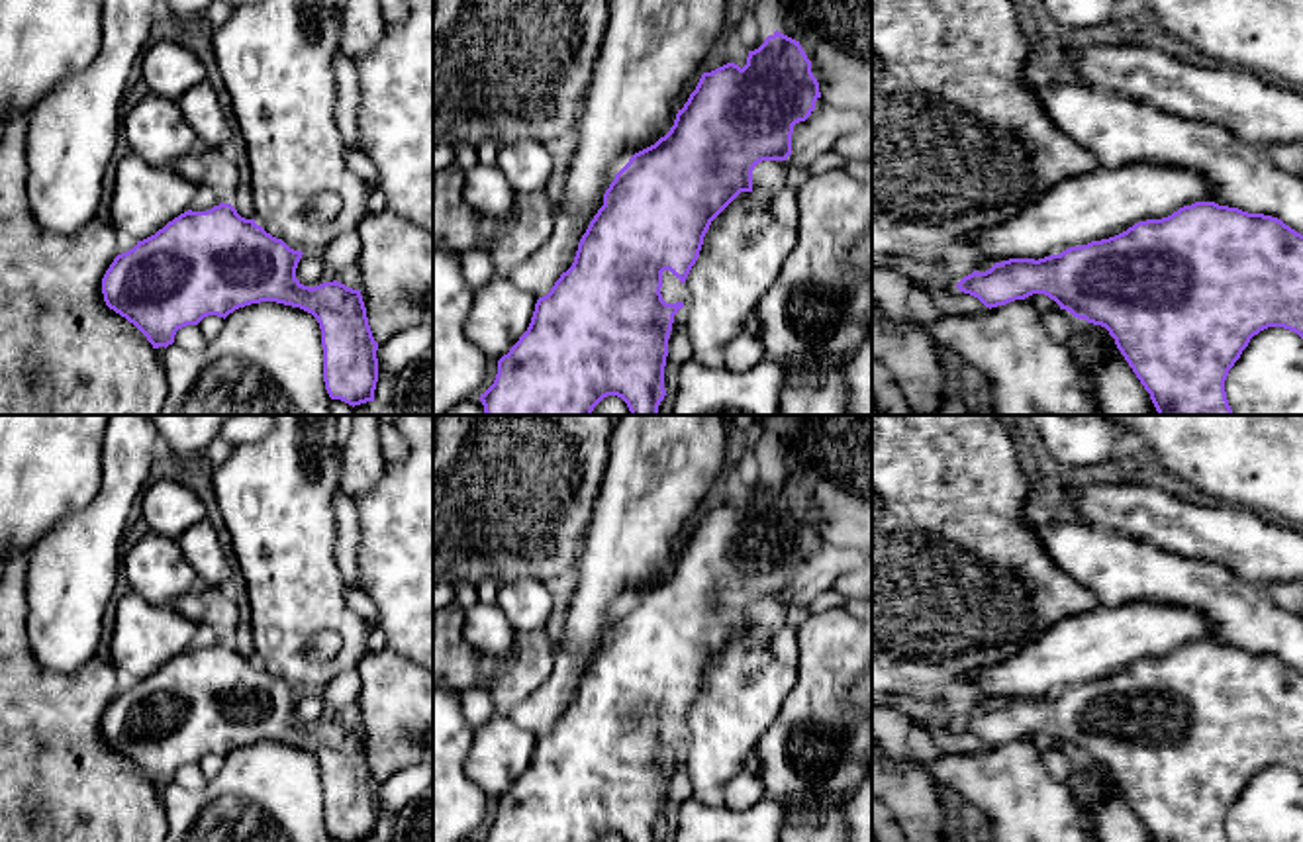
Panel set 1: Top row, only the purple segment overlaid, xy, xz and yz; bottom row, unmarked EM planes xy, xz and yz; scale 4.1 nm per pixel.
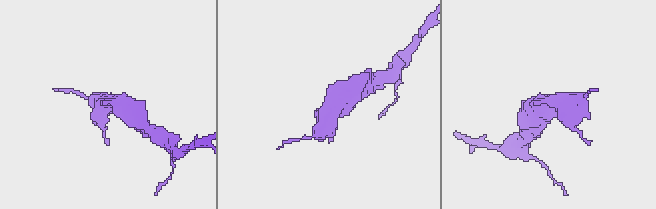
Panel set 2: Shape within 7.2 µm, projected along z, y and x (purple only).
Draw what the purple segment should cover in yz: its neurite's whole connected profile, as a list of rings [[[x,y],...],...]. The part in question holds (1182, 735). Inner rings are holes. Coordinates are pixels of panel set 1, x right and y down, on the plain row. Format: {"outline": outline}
{"outline": [[[1195,640],[1060,693],[995,701],[956,726],[989,748],[1044,732],[1105,766],[1152,842],[1229,842],[1225,819],[1254,773],[1283,766],[1303,777],[1303,674],[1272,654]]]}

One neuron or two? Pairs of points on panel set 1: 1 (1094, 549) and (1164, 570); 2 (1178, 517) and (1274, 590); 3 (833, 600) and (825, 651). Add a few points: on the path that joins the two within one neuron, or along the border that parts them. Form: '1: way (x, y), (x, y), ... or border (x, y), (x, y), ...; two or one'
1: way (1111, 564), (1127, 570), (1147, 570); one
2: border (1282, 580), (1262, 586); two
3: border (841, 608), (810, 615); two

